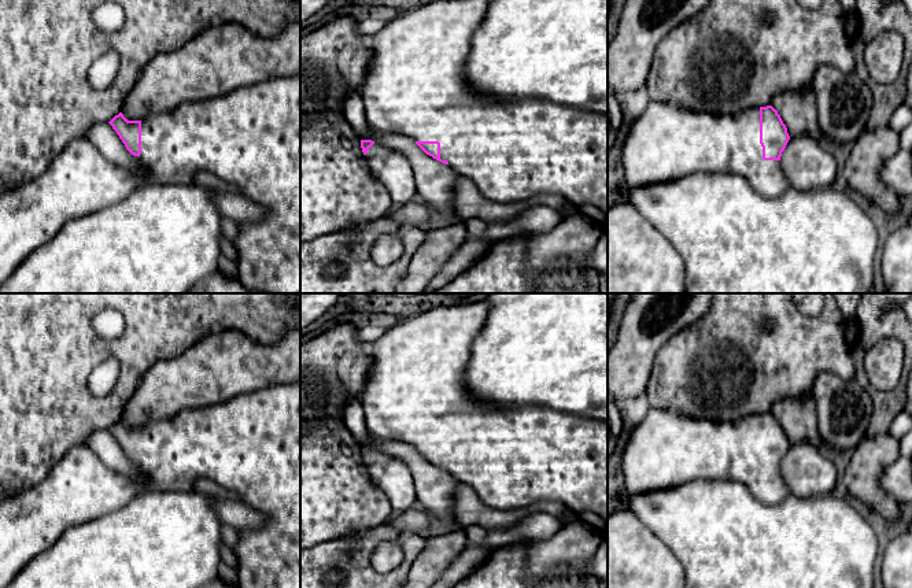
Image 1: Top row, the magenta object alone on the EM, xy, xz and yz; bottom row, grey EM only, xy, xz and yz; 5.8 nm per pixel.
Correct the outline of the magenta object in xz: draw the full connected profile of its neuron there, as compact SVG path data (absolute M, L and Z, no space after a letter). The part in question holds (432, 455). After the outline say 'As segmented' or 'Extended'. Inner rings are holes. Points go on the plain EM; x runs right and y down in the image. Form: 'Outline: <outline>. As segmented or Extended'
Outline: M487 299L437 306L369 337L366 352L373 363L359 395L369 436L376 443L413 447L427 462L473 488L481 502L492 509L506 511L555 500L608 539L608 422L542 406L491 407L472 397L464 384L464 371L472 341L480 334L485 319Z. Extended

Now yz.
Outline: M650 407L646 418L632 429L624 448L624 487L628 495L639 495L695 480L728 480L746 485L754 498L773 506L791 493L780 473L789 447L787 434L772 413L715 422Z. Extended

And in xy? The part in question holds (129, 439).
Outline: M300 378L237 395L218 404L181 410L143 428L128 428L119 419L108 430L140 474L125 476L95 458L89 448L73 447L41 482L0 500L0 588L7 588L34 556L48 550L70 528L115 511L144 492L189 492L202 477L236 493L241 503L266 517L258 529L239 530L240 540L233 548L239 587L300 588Z. Extended

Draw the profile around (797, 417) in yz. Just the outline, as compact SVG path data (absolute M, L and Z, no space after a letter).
M813 391L775 402L771 413L780 422L790 444L809 443L820 451L826 450L817 426Z

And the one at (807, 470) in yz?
M809 443L790 444L780 473L795 496L819 496L839 488L832 461Z

